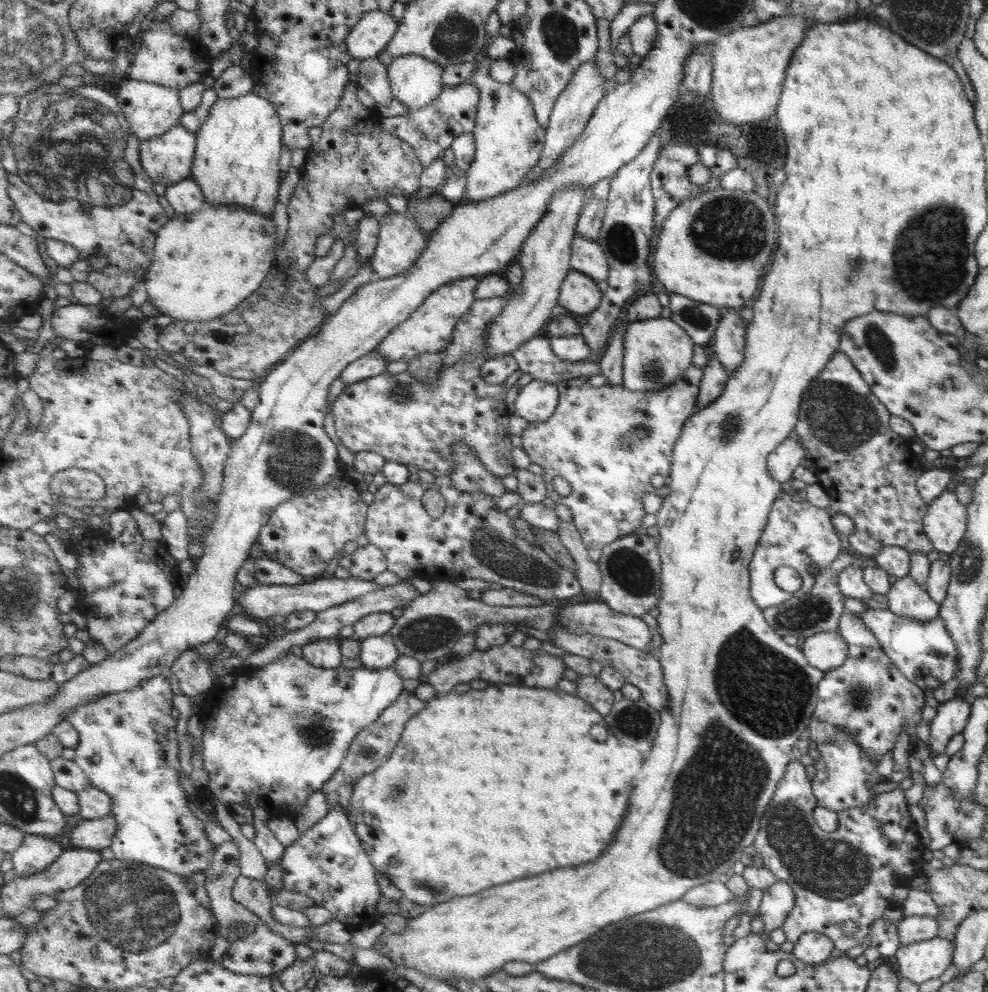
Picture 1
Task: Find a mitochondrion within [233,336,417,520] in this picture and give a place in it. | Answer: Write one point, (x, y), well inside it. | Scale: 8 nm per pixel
(293, 458)

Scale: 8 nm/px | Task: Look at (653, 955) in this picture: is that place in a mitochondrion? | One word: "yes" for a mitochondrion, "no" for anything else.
yes

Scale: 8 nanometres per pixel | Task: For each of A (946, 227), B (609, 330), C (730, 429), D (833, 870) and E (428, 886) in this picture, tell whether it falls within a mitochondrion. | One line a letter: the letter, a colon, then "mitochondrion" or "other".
A: mitochondrion
B: other
C: mitochondrion
D: mitochondrion
E: mitochondrion

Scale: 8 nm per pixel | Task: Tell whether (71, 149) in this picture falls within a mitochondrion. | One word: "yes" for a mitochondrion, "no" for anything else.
yes

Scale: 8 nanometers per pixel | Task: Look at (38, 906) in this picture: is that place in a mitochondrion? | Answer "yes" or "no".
no

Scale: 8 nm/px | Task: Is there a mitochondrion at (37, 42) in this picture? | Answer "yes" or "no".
yes

